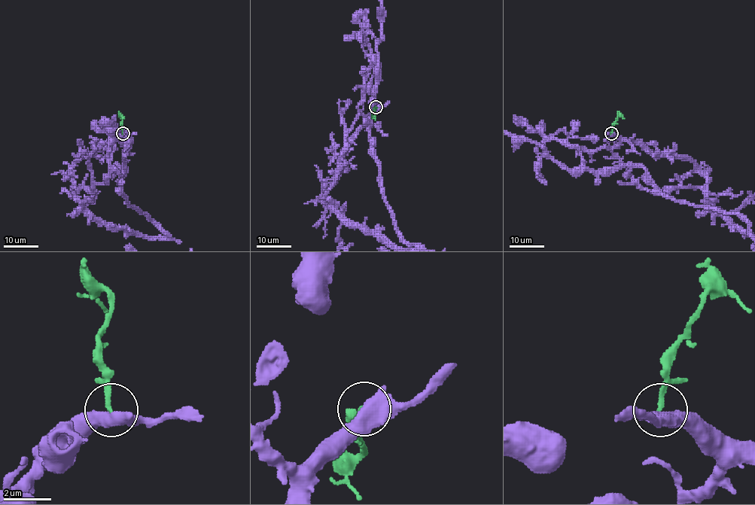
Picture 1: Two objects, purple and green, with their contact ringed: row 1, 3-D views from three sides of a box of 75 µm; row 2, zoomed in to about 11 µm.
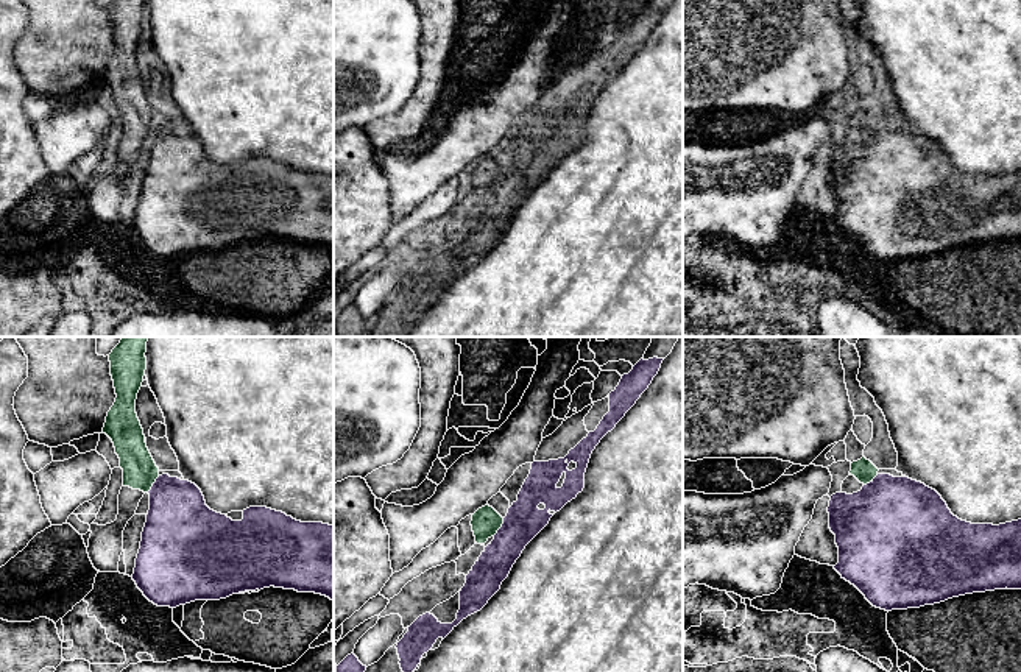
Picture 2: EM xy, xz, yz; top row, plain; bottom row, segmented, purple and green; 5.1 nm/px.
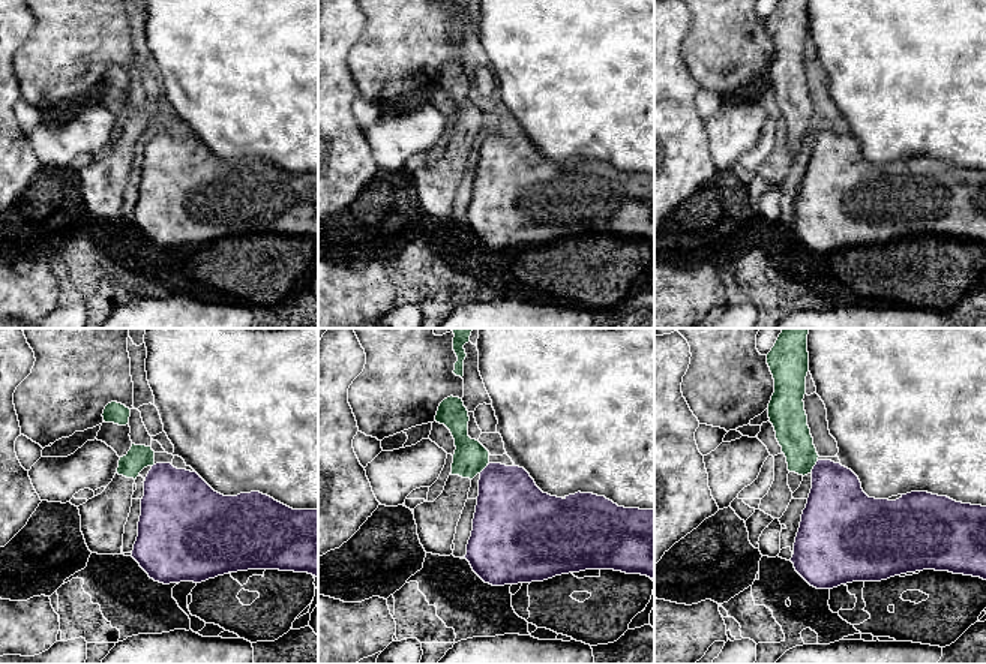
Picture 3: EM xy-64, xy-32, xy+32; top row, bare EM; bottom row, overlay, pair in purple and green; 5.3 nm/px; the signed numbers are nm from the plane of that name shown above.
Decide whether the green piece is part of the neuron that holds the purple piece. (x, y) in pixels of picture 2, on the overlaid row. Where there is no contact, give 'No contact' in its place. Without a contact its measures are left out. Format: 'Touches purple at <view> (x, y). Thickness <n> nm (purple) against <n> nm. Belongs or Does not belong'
Touches purple at xz (501, 527). Thickness 190 nm (purple) against 150 nm. Does not belong

